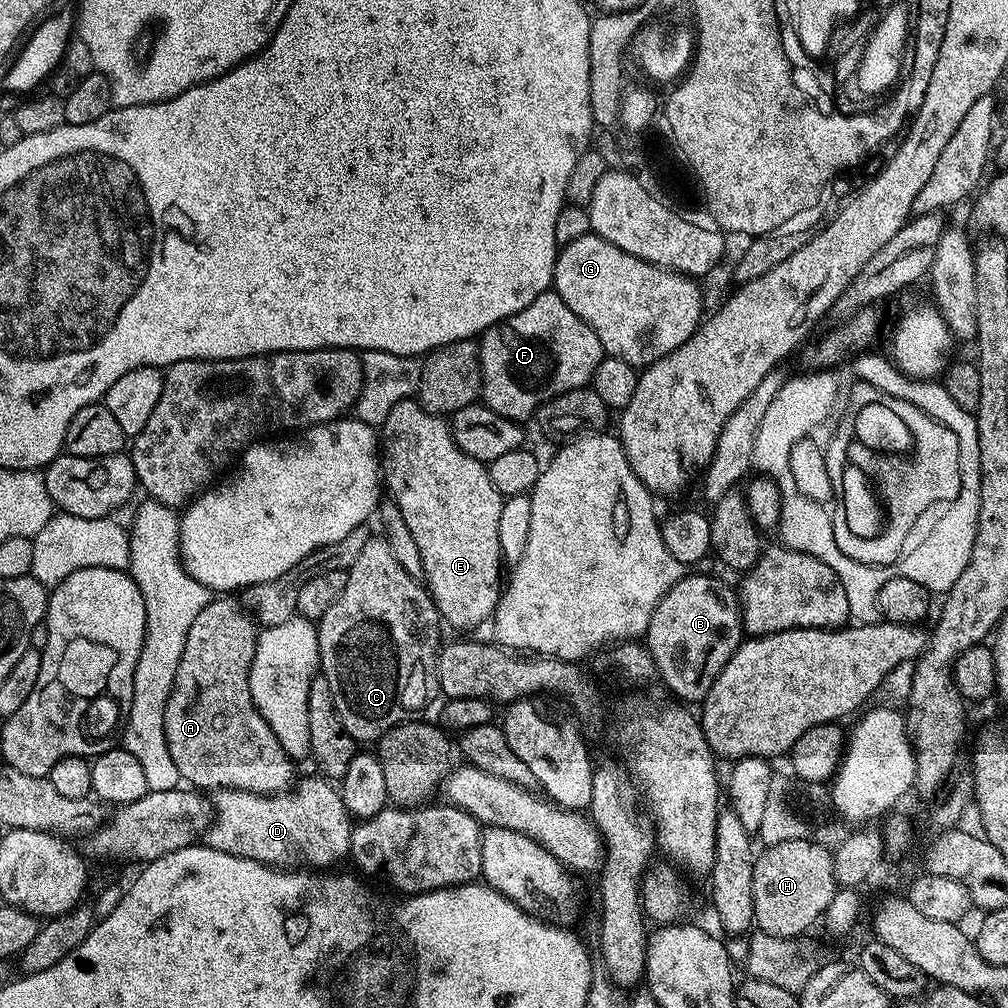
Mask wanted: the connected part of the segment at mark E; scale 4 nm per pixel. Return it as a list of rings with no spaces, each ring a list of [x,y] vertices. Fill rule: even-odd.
[[[409,398],[398,402],[398,406],[394,406],[394,410],[390,410],[386,422],[382,425],[382,484],[387,495],[398,506],[398,510],[402,510],[402,519],[406,522],[410,535],[414,537],[414,542],[418,542],[418,554],[422,554],[426,588],[431,593],[431,598],[436,604],[441,621],[445,625],[453,624],[456,628],[472,628],[475,624],[482,623],[484,619],[487,621],[493,615],[502,591],[502,576],[500,580],[502,557],[500,555],[500,543],[498,542],[498,518],[502,518],[502,506],[505,497],[500,495],[500,491],[496,489],[494,482],[490,482],[490,474],[485,461],[470,458],[470,454],[466,454],[457,446],[452,437],[449,421],[445,417],[436,416],[434,413],[425,410],[420,405],[419,399]]]

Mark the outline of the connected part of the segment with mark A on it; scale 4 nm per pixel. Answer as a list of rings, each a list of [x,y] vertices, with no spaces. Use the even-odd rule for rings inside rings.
[[[224,594],[210,601],[206,610],[194,618],[190,634],[186,634],[186,646],[178,662],[178,674],[166,702],[166,746],[170,750],[170,758],[174,758],[174,766],[178,766],[181,781],[193,789],[257,792],[260,796],[280,794],[292,780],[294,760],[286,754],[278,738],[274,738],[274,730],[270,730],[258,706],[254,706],[254,698],[250,694],[250,670],[256,653],[258,624],[252,612],[241,601],[240,605],[232,599],[236,598]]]

